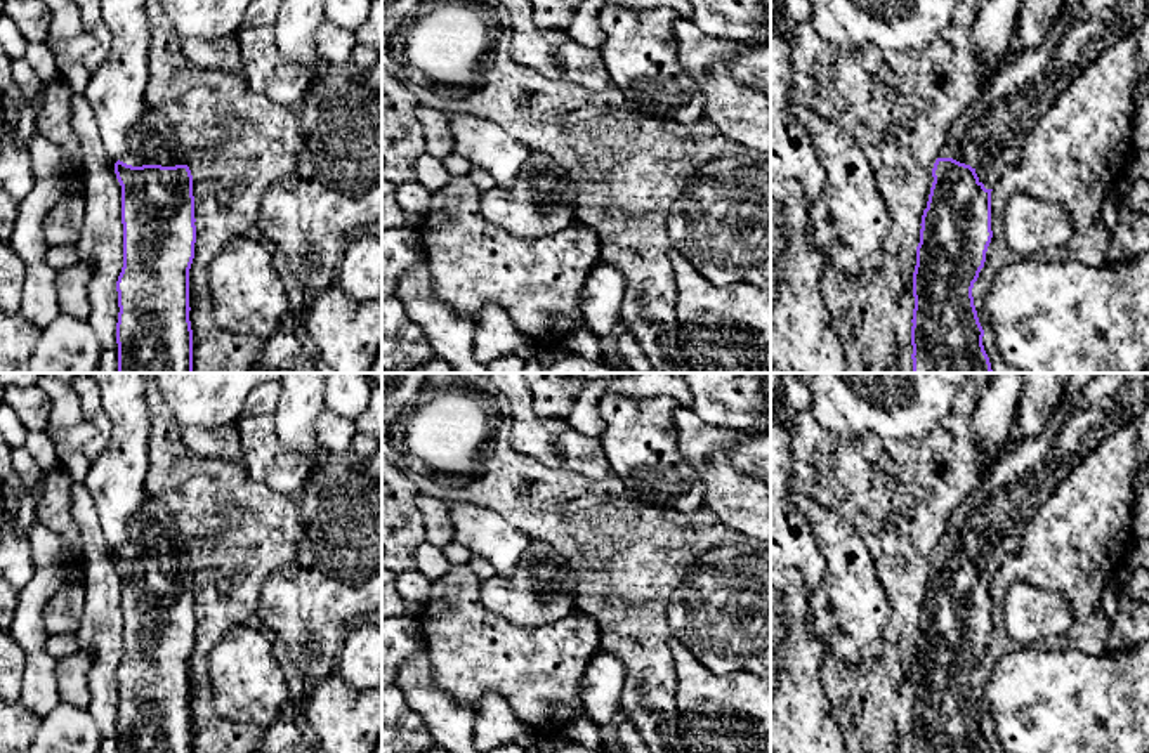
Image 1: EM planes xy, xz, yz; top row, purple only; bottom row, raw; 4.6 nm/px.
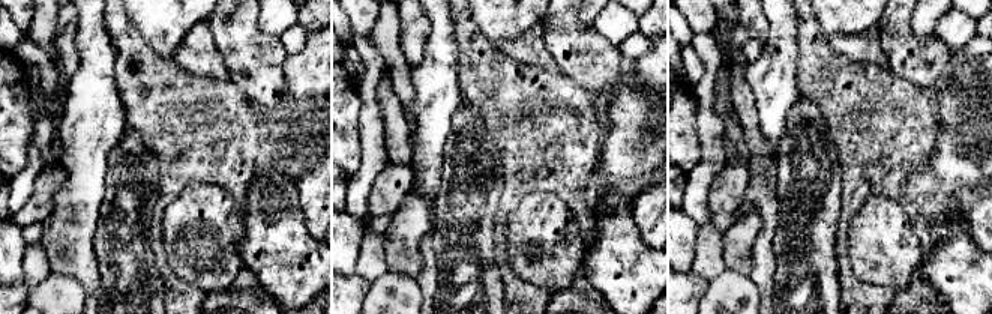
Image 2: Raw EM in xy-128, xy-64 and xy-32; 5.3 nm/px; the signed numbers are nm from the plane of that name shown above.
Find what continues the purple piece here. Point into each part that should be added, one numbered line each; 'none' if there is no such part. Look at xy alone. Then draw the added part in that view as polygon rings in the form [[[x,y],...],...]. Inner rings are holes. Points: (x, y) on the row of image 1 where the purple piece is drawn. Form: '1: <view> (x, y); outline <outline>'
1: xy (151, 141); outline [[[149,106],[132,125],[127,137],[127,149],[120,156],[120,161],[132,167],[186,165],[184,153],[170,121],[165,118],[165,115]]]

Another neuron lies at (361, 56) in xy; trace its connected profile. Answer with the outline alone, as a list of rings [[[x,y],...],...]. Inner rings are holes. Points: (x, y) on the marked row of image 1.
[[[358,45],[345,66],[368,69],[382,59],[382,52],[366,45]]]

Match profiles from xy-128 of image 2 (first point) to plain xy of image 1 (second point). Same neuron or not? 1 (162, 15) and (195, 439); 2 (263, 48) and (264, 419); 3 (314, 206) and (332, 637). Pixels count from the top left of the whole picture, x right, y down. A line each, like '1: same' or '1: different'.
1: different
2: same
3: different

